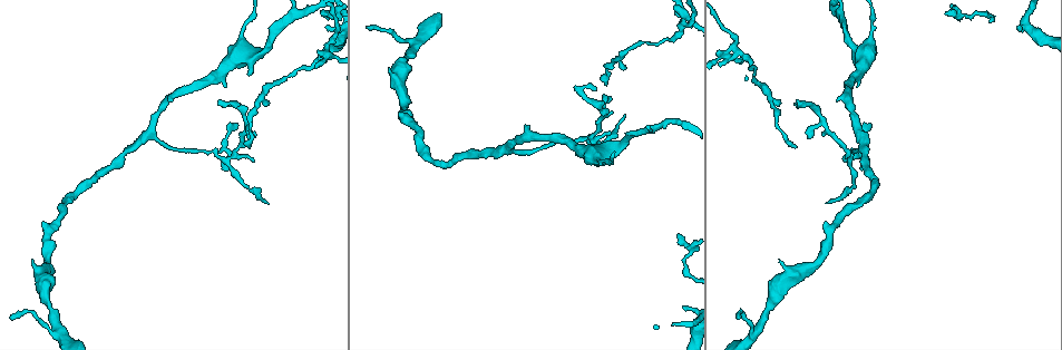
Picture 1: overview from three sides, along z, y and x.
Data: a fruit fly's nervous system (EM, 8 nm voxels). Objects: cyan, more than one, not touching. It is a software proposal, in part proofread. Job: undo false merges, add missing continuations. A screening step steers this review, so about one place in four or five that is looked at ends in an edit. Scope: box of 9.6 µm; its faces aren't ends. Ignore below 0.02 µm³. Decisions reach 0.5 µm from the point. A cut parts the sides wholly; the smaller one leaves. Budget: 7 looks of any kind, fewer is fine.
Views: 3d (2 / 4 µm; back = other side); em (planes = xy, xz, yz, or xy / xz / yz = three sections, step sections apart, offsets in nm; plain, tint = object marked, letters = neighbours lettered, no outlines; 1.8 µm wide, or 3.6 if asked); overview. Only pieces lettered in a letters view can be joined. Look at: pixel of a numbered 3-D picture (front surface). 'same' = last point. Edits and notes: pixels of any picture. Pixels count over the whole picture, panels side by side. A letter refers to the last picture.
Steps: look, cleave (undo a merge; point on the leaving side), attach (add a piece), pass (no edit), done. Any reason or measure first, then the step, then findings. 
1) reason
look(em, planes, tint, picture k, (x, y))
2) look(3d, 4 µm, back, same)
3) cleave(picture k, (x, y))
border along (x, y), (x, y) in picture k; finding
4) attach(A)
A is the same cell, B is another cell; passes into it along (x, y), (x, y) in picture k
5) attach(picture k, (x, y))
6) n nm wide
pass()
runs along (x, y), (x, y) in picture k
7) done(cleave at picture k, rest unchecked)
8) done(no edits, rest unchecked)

abrupt turn
look(em, planes, letters, picture 1, (590, 138))

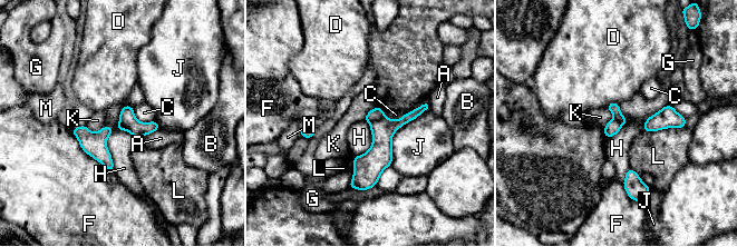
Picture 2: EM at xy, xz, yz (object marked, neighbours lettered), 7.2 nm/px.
100 nm wide
cleave(picture 2, (380, 152))
A, B, C, D, F, G, H, J, K, L and M are other cells; two neurons meet here

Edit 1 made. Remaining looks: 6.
thick turns thin
look(em, planes, letters, picture 1, (621, 145))

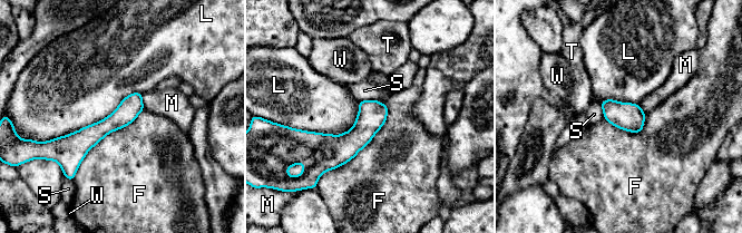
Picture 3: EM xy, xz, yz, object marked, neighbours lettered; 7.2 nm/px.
L touches over 750 nm
pass()
F, L, M, S, T and W are other cells; runs along (139, 96), (83, 141), (58, 139) in picture 3; one neuron here

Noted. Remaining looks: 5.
an open end
look(3d, 2 µm, back, picture 1, (683, 308))

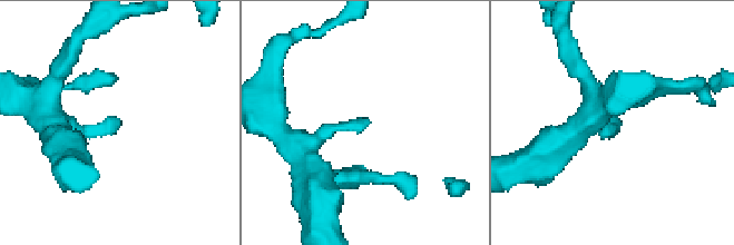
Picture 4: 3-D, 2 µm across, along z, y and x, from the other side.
look(em, planes, plain, picture 4, (366, 122))

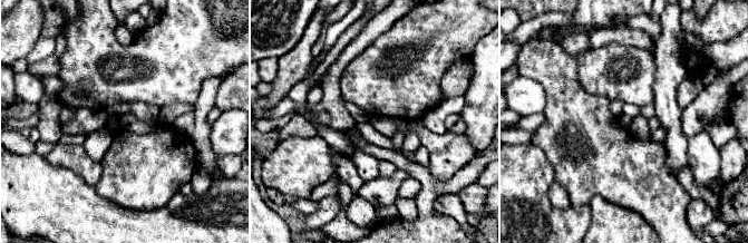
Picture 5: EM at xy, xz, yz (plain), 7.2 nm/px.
see the neighbours
look(em, planes, letters, same)

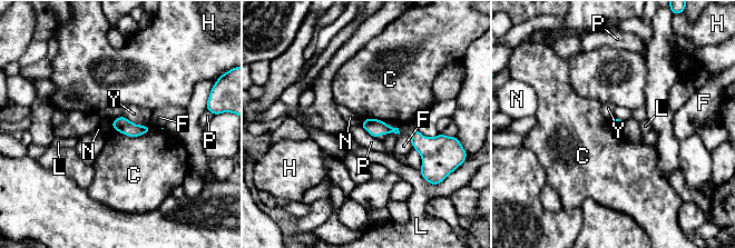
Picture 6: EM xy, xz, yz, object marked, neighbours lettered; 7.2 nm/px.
pass()
C, F, H, L, N, P and Y are other cells; border along (413, 148), (421, 157), (420, 169) in picture 6; none of them fits

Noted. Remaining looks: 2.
done(cleave at picture 2, rest unchecked)

